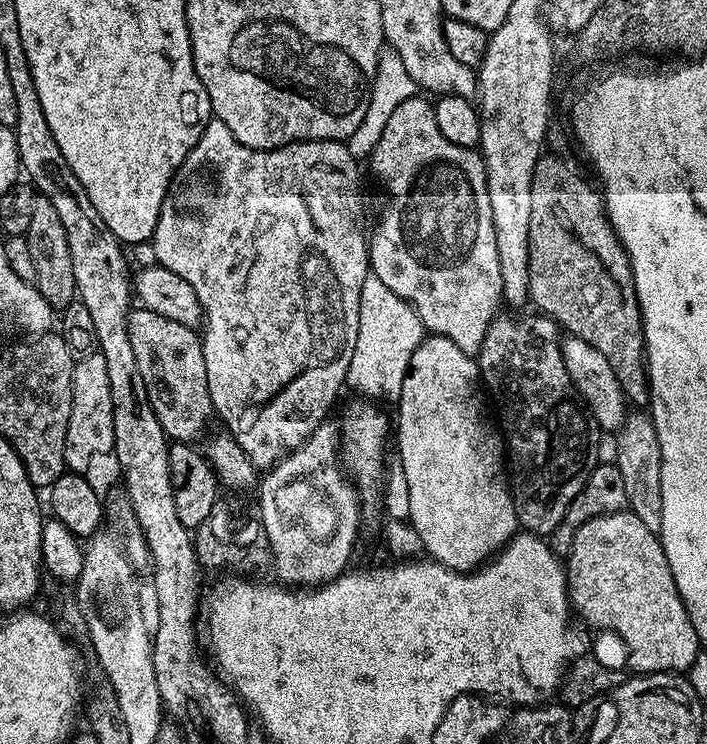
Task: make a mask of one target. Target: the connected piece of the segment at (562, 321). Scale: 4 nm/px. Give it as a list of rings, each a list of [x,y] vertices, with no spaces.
[[[541,155],[540,159],[537,160],[534,178],[530,186],[530,286],[528,287],[528,299],[531,307],[536,307],[533,309],[539,310],[545,316],[551,316],[567,335],[580,336],[587,344],[594,346],[594,350],[598,350],[598,354],[602,354],[606,357],[606,362],[610,362],[610,366],[614,370],[614,378],[618,378],[625,397],[631,403],[633,400],[636,404],[647,405],[648,369],[644,362],[644,330],[640,327],[640,303],[634,290],[632,267],[628,261],[628,255],[624,245],[617,238],[616,231],[612,228],[612,223],[604,214],[601,193],[593,185],[592,189],[574,169],[568,168],[566,161],[559,160],[556,156],[548,155]]]

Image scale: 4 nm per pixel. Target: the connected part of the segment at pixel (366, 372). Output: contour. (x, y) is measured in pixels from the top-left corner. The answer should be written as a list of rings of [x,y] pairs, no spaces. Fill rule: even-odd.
[[[368,275],[362,282],[362,298],[358,306],[358,342],[354,346],[354,358],[350,362],[347,387],[361,392],[361,397],[372,402],[399,401],[410,358],[414,358],[414,350],[418,350],[425,335],[424,323],[412,306],[398,298],[390,286],[385,286],[382,278]]]

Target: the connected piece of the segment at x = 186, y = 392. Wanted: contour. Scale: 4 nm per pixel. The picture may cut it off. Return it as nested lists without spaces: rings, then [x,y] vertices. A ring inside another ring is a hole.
[[[141,307],[139,311],[128,313],[129,340],[139,373],[146,384],[149,404],[169,441],[196,442],[203,434],[208,419],[214,416],[212,399],[208,397],[201,333],[149,308]]]

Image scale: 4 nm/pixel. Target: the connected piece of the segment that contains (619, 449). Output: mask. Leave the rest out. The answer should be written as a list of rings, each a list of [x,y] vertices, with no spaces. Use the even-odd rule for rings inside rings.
[[[629,415],[615,440],[614,463],[621,471],[625,483],[629,511],[641,519],[652,532],[659,533],[662,524],[661,450],[651,419],[647,415]]]

